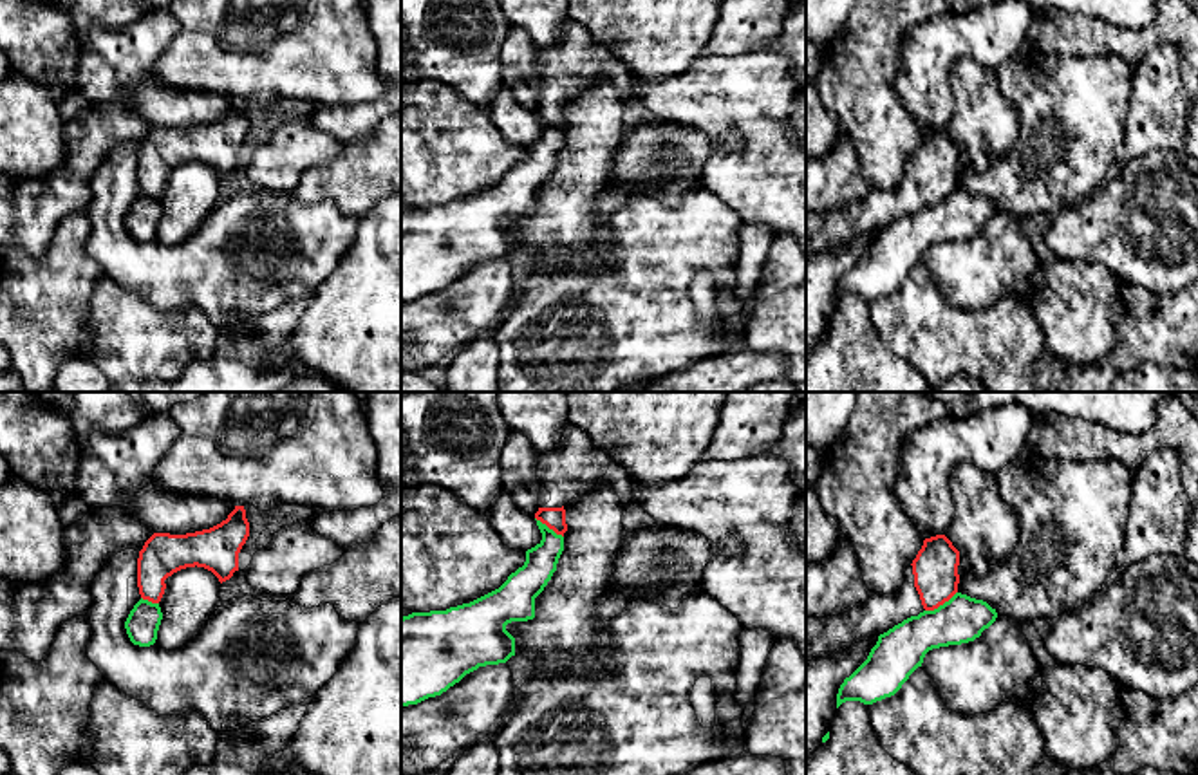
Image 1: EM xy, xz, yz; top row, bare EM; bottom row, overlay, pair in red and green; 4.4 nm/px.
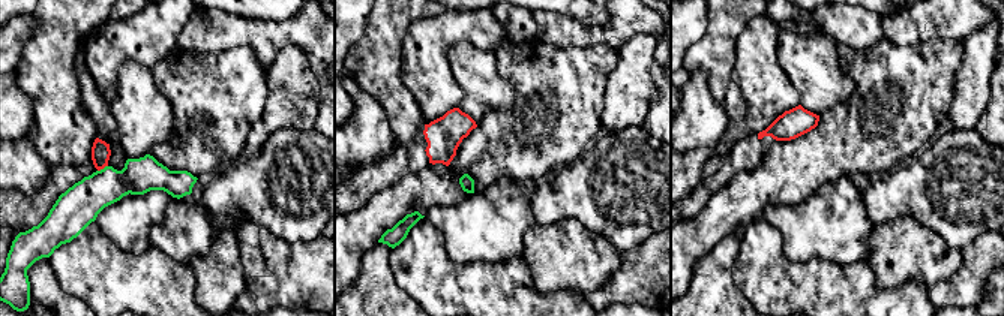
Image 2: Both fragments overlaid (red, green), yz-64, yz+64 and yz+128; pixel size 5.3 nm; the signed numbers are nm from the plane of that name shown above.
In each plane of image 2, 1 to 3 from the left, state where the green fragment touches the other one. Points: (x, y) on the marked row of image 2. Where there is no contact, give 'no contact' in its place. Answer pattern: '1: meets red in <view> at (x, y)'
1: meets red in yz-64 at (102, 168)
2: no contact
3: no contact

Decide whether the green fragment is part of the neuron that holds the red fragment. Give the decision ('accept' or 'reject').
reject

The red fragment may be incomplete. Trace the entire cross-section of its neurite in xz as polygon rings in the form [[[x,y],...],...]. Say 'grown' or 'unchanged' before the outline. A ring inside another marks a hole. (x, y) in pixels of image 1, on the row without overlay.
unchanged; [[[538,103],[535,108],[535,114],[546,119],[549,125],[553,125],[557,130],[562,130],[567,126],[566,119],[566,105],[562,103]]]

